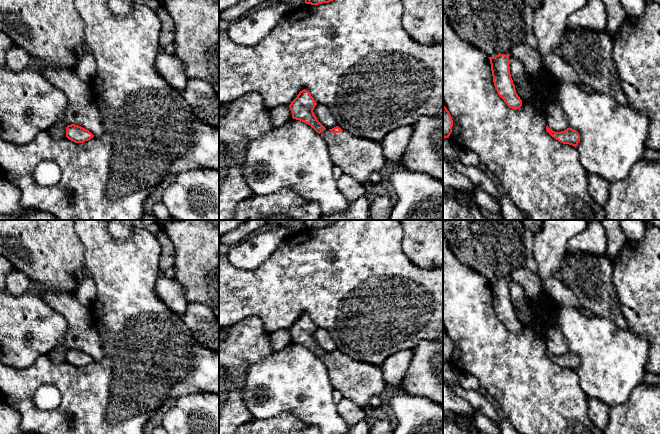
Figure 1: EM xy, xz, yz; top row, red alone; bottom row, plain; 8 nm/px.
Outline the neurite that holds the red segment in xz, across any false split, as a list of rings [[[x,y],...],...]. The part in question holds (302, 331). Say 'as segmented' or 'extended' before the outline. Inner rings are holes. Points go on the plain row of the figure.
extended; [[[302,314],[291,326],[292,342],[310,349],[328,368],[328,377],[335,390],[361,407],[367,407],[374,396],[382,396],[386,383],[381,365],[355,361],[336,350],[325,352],[316,342],[313,334],[317,329],[310,316]]]

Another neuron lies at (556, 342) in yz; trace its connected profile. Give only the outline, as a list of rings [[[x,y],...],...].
[[[557,312],[546,328],[546,345],[550,353],[555,356],[561,356],[569,352],[567,340],[562,333],[559,324],[559,312]]]

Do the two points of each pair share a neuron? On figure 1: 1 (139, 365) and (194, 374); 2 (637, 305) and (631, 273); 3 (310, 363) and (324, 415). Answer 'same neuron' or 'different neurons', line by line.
1: same neuron
2: same neuron
3: same neuron

